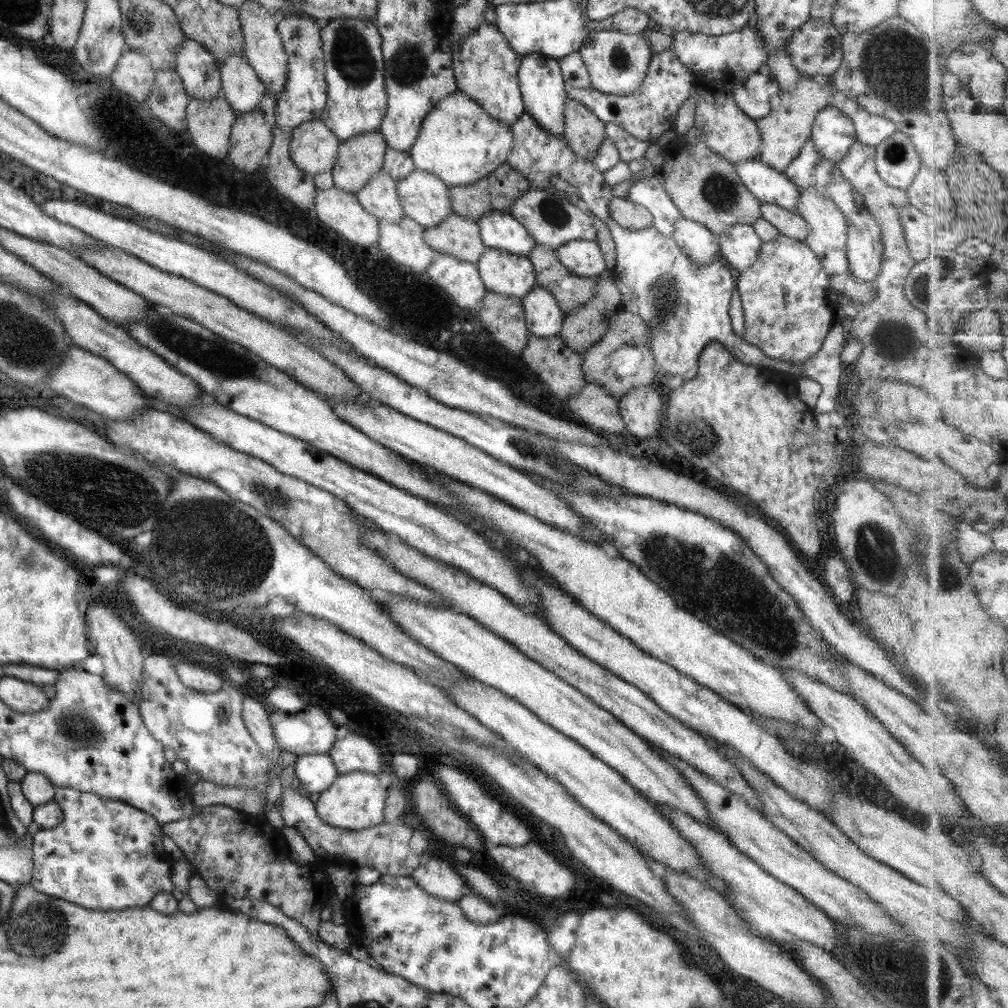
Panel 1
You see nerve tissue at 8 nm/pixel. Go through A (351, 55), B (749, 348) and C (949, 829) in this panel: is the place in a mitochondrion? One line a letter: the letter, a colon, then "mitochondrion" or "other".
A: mitochondrion
B: other
C: other

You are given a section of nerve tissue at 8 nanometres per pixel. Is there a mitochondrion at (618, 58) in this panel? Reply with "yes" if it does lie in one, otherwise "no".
yes

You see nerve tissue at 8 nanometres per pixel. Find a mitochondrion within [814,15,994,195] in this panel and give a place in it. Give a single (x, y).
(894, 67)

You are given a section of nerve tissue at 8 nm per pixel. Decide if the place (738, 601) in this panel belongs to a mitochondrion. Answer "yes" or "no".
yes

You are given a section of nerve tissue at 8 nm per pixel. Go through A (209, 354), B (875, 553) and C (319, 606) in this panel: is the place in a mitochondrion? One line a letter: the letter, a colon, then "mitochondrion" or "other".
A: mitochondrion
B: mitochondrion
C: other

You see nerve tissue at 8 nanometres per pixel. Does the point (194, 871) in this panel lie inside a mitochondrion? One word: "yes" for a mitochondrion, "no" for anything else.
no

